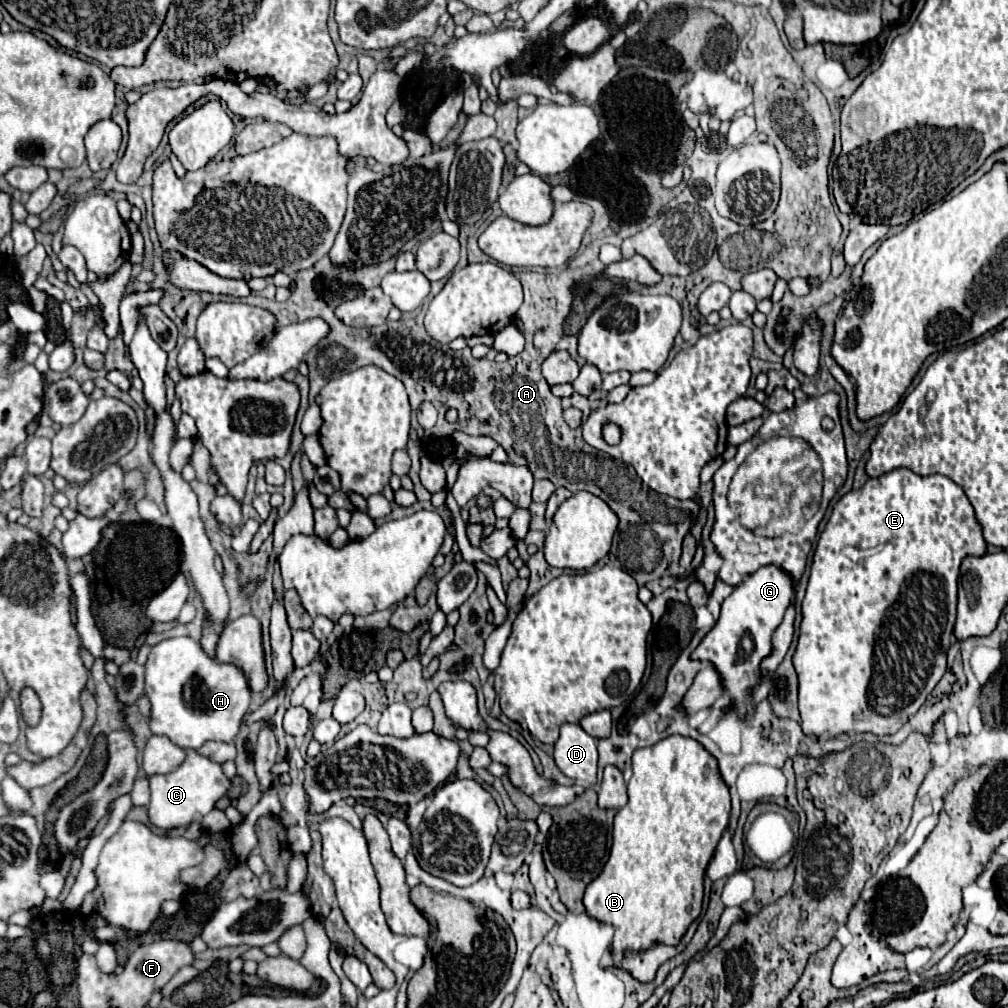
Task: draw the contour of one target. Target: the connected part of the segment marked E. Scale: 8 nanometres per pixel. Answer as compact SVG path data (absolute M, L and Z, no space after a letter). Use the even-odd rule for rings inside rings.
M908 468L892 470L880 478L870 478L862 488L850 490L846 496L842 496L834 510L830 520L826 522L826 528L822 530L818 538L818 546L812 558L810 568L810 582L806 588L806 596L802 602L802 624L800 624L800 638L794 652L794 668L798 672L798 700L800 700L800 716L802 716L802 732L806 736L830 736L838 738L840 734L860 734L860 732L872 732L872 734L894 734L898 728L902 728L908 718L912 718L920 706L924 704L926 696L932 692L936 682L946 672L946 652L956 642L952 630L956 620L956 584L958 584L958 572L960 562L966 556L982 556L986 552L984 538L980 532L980 524L976 520L974 508L964 494L964 490L954 484L948 476L932 474L932 476L920 476L914 474ZM846 546L854 546L860 550L872 550L874 554L862 554L858 558L852 558L850 554L842 554Z

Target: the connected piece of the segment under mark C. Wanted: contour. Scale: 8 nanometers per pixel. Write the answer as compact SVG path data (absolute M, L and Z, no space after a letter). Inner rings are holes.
M194 750L186 752L186 760L178 766L178 770L164 774L164 776L150 776L150 804L148 804L148 818L154 826L162 830L184 828L194 820L206 816L214 804L226 796L230 788L230 780L224 776L222 766L208 760L206 756L196 754Z

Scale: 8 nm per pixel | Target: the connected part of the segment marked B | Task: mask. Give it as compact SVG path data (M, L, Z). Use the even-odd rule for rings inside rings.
M670 736L664 738L662 742L650 746L650 748L638 748L632 756L632 768L634 774L628 782L628 804L614 816L614 830L612 830L612 850L610 850L610 858L604 864L602 872L592 880L592 884L588 884L584 894L584 908L588 912L588 916L592 916L594 920L602 922L602 924L610 924L614 926L614 938L612 938L612 952L642 952L648 950L652 944L660 942L660 944L668 944L668 946L676 946L682 936L686 934L688 926L700 916L702 910L702 894L704 894L704 872L706 866L714 854L716 844L720 842L724 830L728 828L728 816L730 816L730 794L726 784L722 782L718 768L716 768L716 760L692 738L684 738L684 736Z

